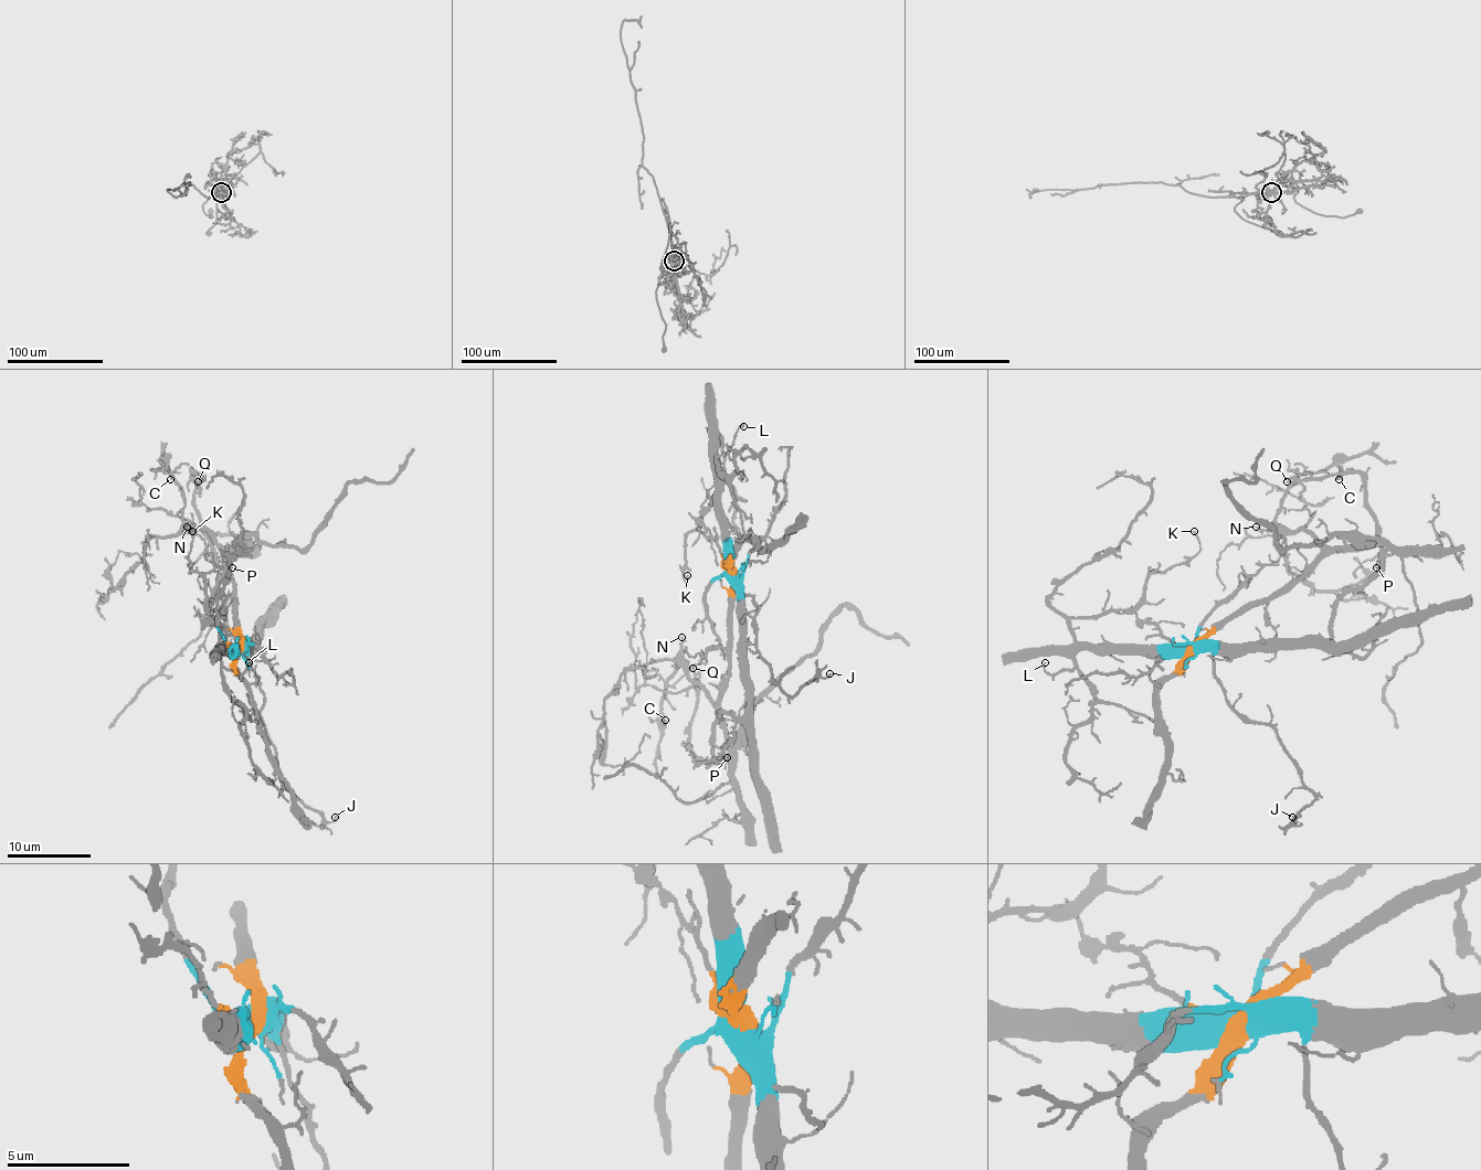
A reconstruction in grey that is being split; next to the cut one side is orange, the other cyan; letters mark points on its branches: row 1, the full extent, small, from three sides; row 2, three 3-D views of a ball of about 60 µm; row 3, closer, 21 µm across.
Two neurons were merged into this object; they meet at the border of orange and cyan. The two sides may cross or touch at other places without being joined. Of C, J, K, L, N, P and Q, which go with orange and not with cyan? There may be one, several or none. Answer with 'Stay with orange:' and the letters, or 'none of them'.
Stay with orange: C, N

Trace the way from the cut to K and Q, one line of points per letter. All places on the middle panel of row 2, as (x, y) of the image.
K: (731, 570), (720, 465), (712, 453), (719, 486), (699, 525), (689, 532), (687, 574)
Q: (731, 570), (738, 576), (746, 709), (740, 718), (720, 715), (710, 762), (689, 748), (697, 700), (694, 669)

